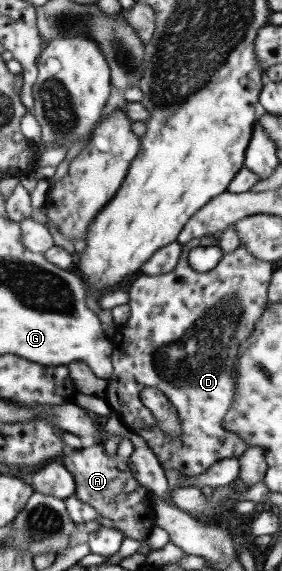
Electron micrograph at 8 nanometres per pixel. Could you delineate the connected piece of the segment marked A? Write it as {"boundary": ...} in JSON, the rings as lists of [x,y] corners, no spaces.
{"boundary":[[[94,441],[89,444],[89,449],[62,454],[59,460],[74,476],[75,496],[80,501],[96,509],[100,517],[110,519],[114,523],[114,529],[122,532],[124,537],[141,543],[147,540],[152,529],[156,527],[156,515],[152,512],[150,489],[146,489],[134,479],[126,458],[118,455],[116,458],[106,456],[103,443]]]}

